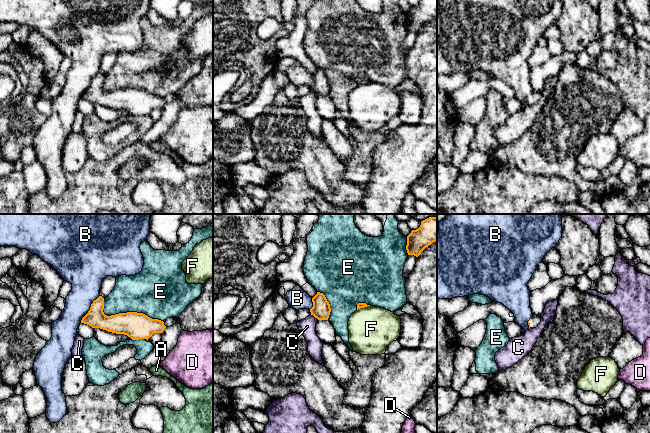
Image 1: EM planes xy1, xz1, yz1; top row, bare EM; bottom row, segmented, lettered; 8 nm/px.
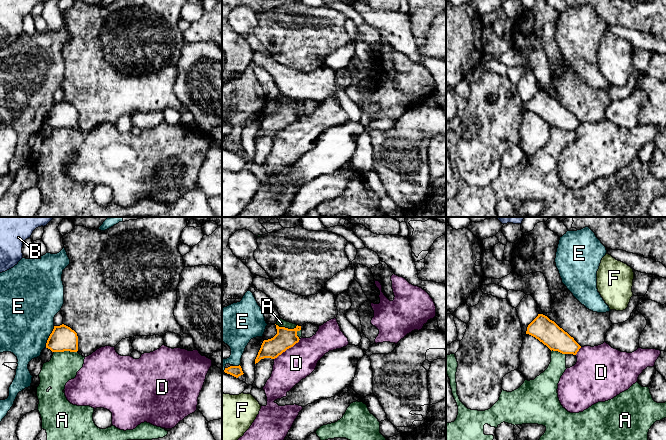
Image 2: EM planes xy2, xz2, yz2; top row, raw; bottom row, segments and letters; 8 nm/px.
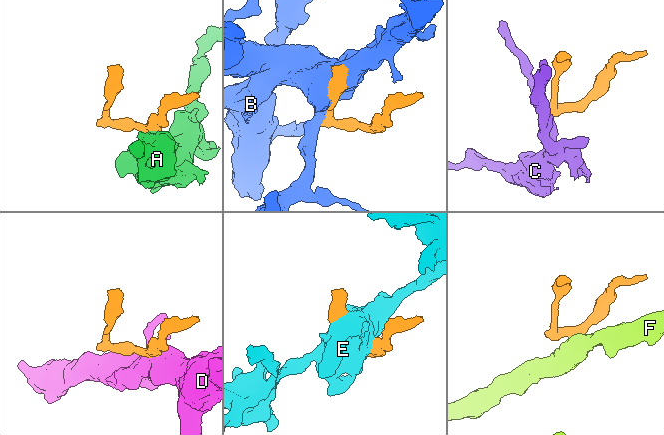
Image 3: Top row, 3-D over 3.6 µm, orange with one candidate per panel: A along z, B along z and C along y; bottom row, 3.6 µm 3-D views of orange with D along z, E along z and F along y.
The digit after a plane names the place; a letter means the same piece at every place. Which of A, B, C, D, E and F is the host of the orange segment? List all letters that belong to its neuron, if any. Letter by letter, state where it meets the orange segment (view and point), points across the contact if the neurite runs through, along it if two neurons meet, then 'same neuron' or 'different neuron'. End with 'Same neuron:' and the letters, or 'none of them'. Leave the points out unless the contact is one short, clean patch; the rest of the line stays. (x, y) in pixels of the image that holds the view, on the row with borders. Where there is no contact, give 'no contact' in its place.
A: contact xy2 (65, 350); border xy2 (76, 351), (54, 352); different neuron
B: contact xy1 (90, 309); different neuron
C: contact xz1 (315, 317); border xz1 (311, 314), (318, 319); different neuron
D: contact xz2 (287, 348); border xz2 (300, 339), (274, 359); different neuron
E: contact xy1 (126, 313); different neuron
F: contact xz1 (363, 307); border xz1 (369, 305), (357, 310); different neuron
Same neuron: none of them

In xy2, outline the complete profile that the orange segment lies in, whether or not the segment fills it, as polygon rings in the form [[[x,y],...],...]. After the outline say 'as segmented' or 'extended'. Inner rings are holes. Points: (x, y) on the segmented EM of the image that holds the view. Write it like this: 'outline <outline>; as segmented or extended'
outline [[[64,324],[54,326],[52,333],[47,340],[46,348],[50,349],[52,352],[77,352],[77,333]]]; as segmented

